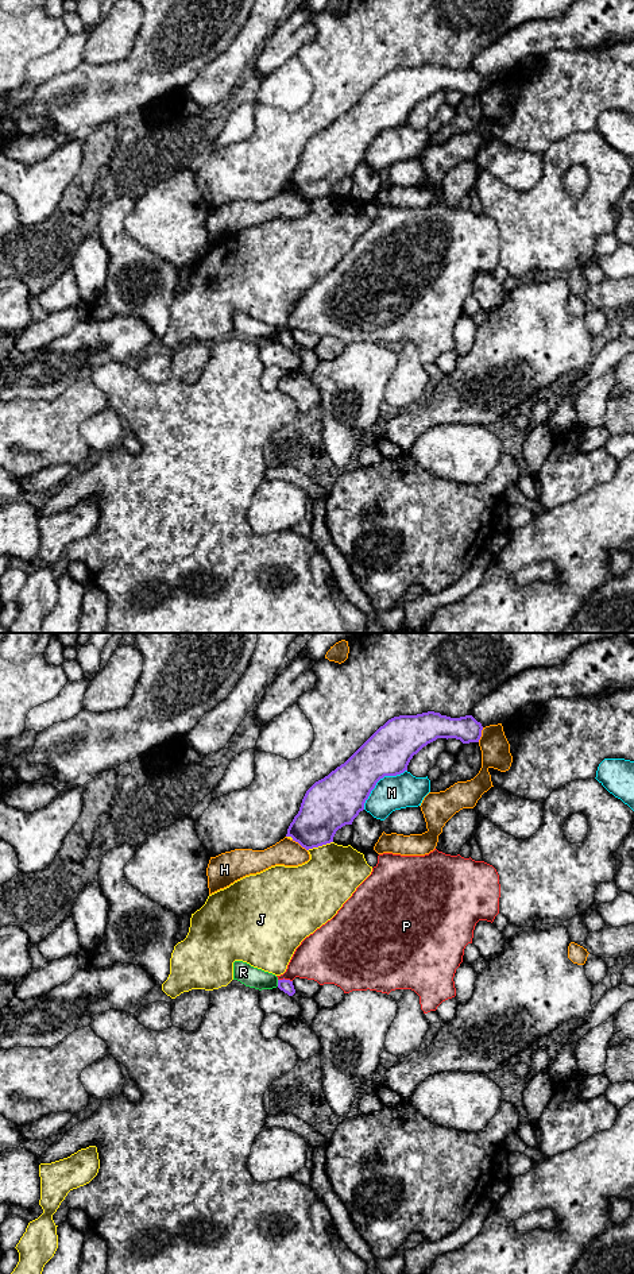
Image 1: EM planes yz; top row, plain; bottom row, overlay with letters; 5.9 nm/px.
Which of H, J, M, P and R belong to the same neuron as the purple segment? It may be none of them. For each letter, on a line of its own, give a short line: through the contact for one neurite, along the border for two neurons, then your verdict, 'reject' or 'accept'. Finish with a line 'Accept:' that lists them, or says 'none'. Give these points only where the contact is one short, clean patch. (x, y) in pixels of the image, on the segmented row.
H: reject
J: reject
M: reject
P: yz (278, 979), (289, 979), (292, 981) | reject
R: reject
Accept: none

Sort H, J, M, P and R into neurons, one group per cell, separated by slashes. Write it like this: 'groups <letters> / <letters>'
groups H / J / M / P R

